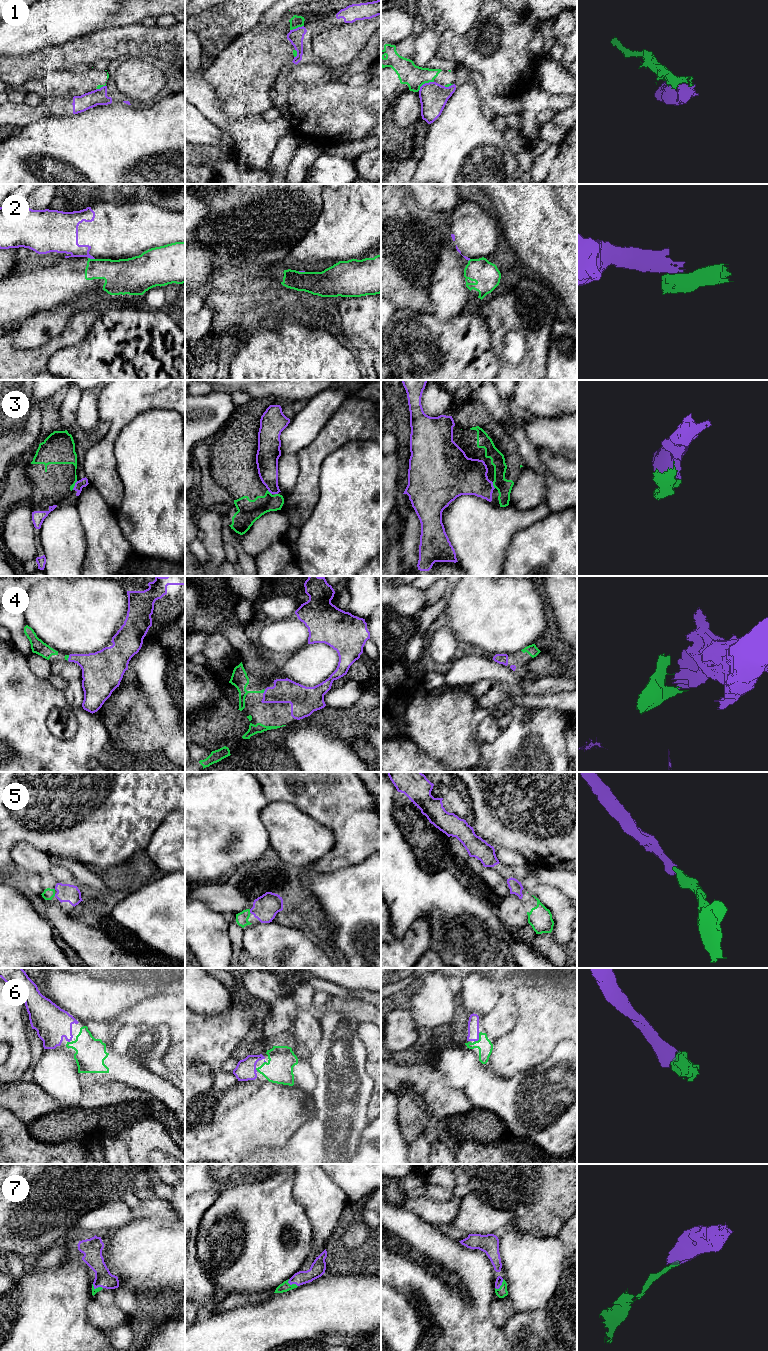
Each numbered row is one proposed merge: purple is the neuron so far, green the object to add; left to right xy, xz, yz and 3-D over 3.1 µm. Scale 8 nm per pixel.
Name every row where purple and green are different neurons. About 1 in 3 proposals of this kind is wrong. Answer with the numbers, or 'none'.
1, 2, 4

